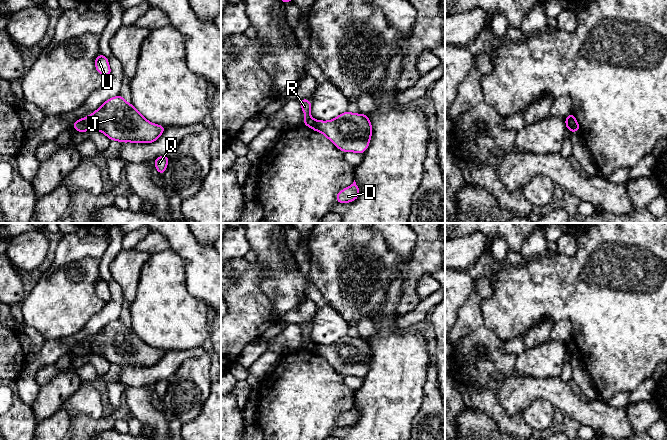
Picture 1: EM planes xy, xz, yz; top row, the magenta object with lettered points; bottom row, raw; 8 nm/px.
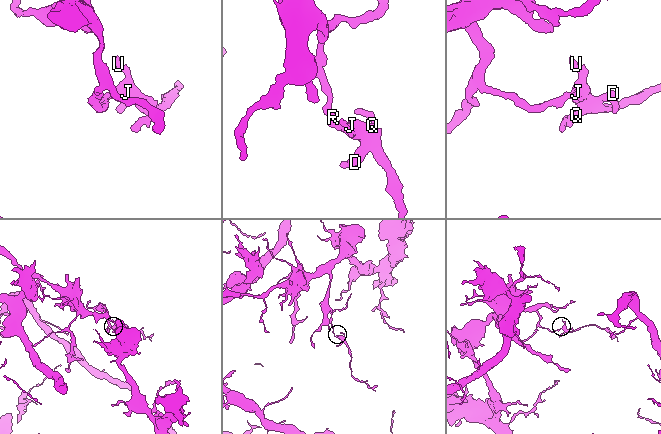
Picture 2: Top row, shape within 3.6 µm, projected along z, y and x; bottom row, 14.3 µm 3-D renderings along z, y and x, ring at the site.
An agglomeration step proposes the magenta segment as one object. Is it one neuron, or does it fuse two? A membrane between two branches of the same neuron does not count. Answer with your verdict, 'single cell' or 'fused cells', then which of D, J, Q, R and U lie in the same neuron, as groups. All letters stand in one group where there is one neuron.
fused cells; D J Q U / R

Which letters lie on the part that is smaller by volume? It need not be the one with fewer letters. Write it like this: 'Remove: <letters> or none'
Remove: D, J, Q, U

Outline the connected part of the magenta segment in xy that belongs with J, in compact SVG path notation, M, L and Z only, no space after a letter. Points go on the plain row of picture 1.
M121 319L105 325L87 342L91 353L123 367L152 367L166 354L165 351L146 344Z

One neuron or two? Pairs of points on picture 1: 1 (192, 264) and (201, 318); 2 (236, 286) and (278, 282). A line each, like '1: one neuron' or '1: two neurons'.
1: two neurons
2: two neurons

